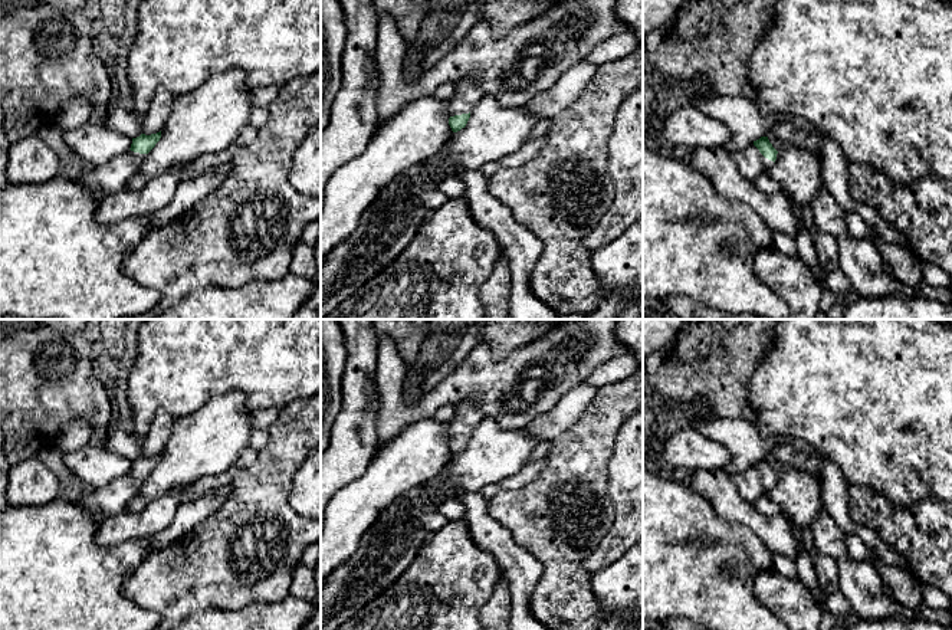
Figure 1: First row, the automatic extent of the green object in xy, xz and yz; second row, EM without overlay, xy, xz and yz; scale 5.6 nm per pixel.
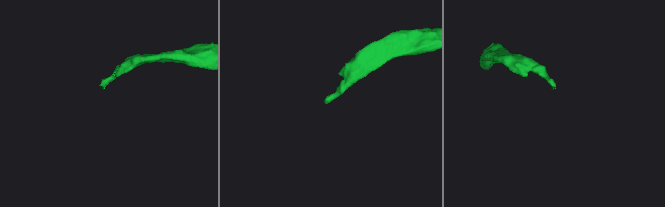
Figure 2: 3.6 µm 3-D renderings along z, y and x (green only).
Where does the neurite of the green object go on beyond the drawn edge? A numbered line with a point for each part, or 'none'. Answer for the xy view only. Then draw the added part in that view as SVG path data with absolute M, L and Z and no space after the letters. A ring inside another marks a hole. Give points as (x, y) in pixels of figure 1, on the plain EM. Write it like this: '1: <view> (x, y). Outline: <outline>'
1: xy (112, 498). Outline: M128 473L108 485L93 489L78 501L99 524L108 516L127 509L128 503L139 496L141 486L147 476Z

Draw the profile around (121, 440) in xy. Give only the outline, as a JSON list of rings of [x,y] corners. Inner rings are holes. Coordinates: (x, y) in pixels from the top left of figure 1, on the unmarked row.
[[[119,424],[108,434],[102,446],[112,453],[137,460],[141,457],[142,442],[144,436],[137,436],[128,427]]]

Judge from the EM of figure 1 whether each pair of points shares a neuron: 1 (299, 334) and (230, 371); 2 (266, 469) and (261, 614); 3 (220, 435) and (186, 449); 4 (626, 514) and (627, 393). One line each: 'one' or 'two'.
1: one
2: two
3: one
4: two

